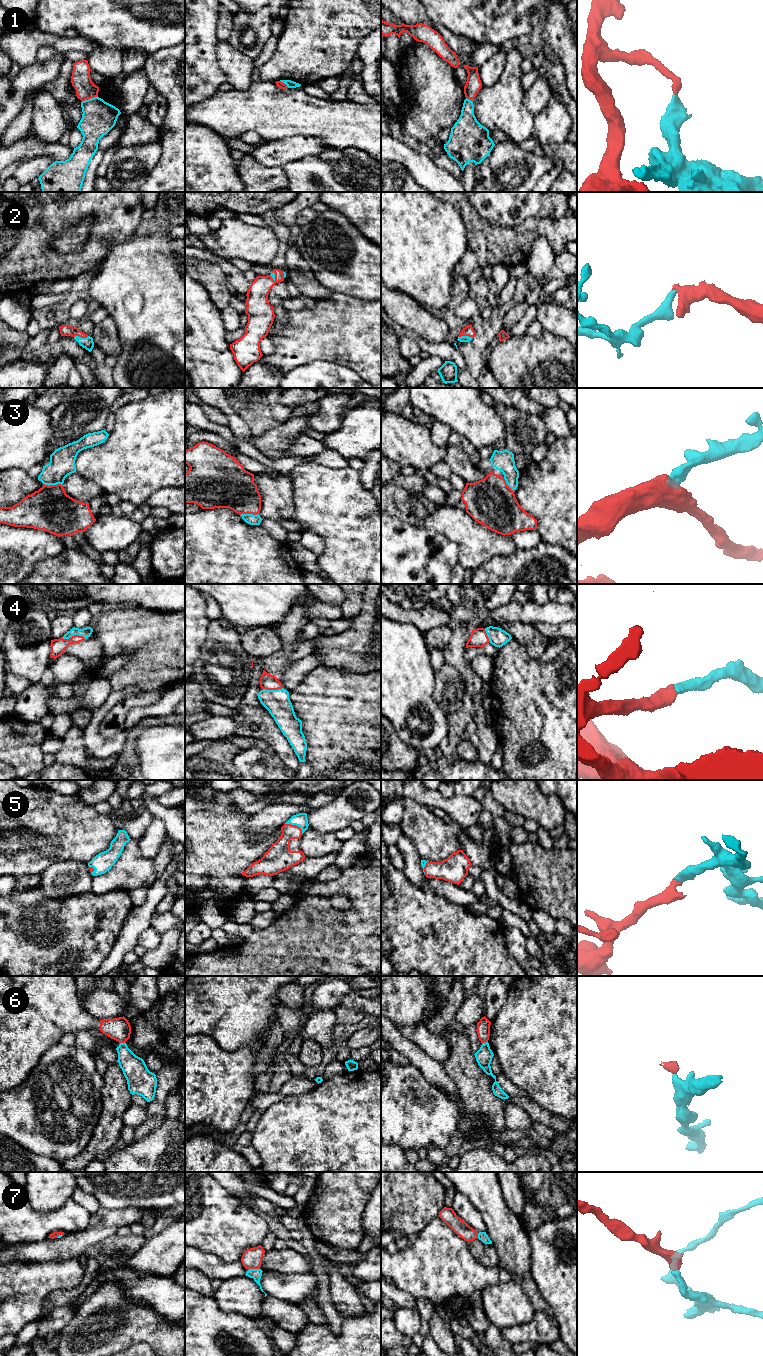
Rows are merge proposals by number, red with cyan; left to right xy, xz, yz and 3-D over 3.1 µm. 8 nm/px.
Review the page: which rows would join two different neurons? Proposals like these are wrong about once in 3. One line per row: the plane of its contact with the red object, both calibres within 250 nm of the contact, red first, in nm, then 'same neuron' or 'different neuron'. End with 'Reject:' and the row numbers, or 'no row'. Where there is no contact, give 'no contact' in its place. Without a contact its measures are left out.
1: meets red in xy; 160 nm thick on the red side, 280 nm on the other; different neuron
2: meets red in yz; 80 nm thick on the red side, 50 nm on the other; same neuron
3: meets red in xy; 360 nm thick on the red side, 200 nm on the other; same neuron
4: meets red in xy; 120 nm thick on the red side, 80 nm on the other; same neuron
5: meets red in xz; 170 nm thick on the red side, 110 nm on the other; same neuron
6: meets red in xy; 190 nm thick on the red side, 190 nm on the other; different neuron
7: meets red in xz; 160 nm thick on the red side, 90 nm on the other; same neuron
Reject: 1, 6

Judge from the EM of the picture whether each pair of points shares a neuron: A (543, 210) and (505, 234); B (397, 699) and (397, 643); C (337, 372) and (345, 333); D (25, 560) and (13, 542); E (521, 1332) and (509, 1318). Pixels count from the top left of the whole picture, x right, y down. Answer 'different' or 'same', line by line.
A: different
B: same
C: different
D: same
E: different

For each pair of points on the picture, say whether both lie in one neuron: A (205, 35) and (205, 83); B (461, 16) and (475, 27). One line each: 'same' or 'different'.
A: same
B: same

